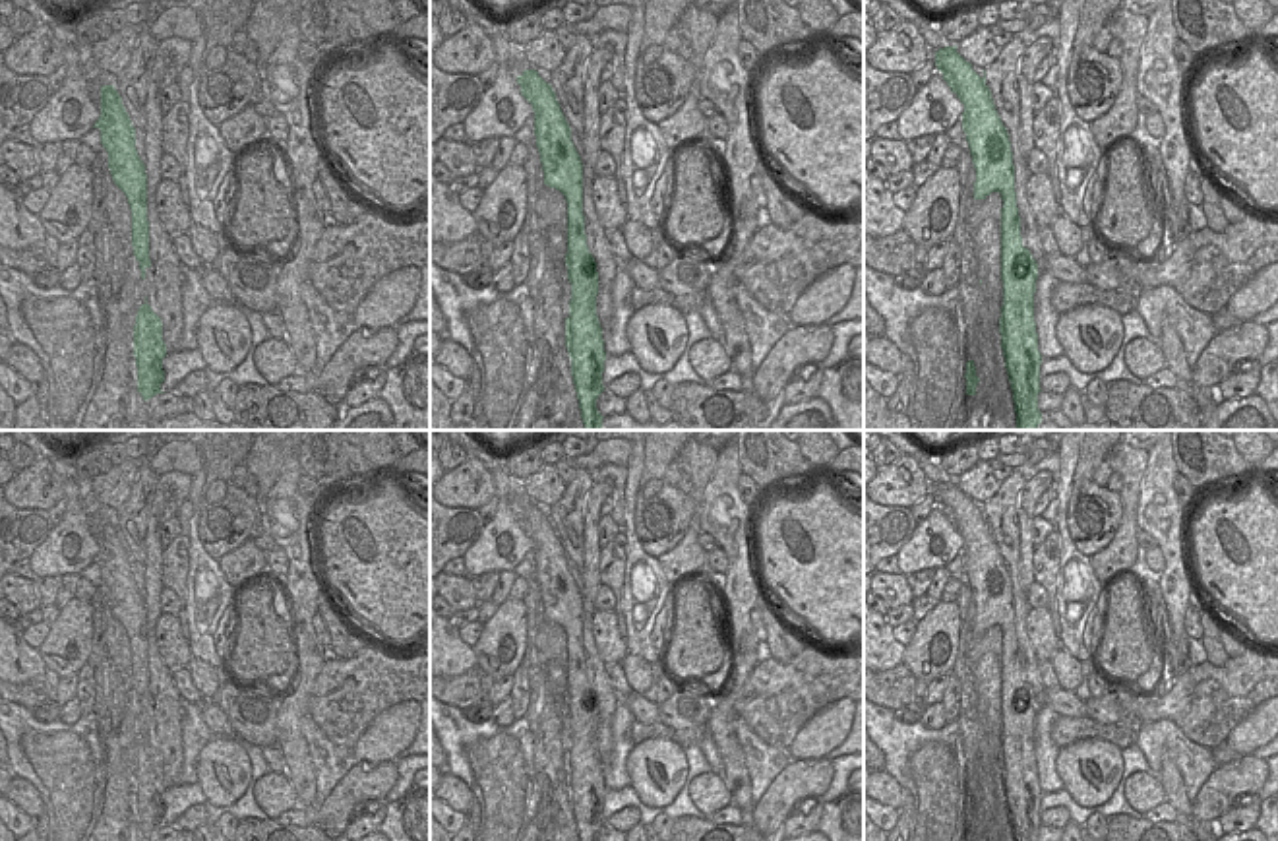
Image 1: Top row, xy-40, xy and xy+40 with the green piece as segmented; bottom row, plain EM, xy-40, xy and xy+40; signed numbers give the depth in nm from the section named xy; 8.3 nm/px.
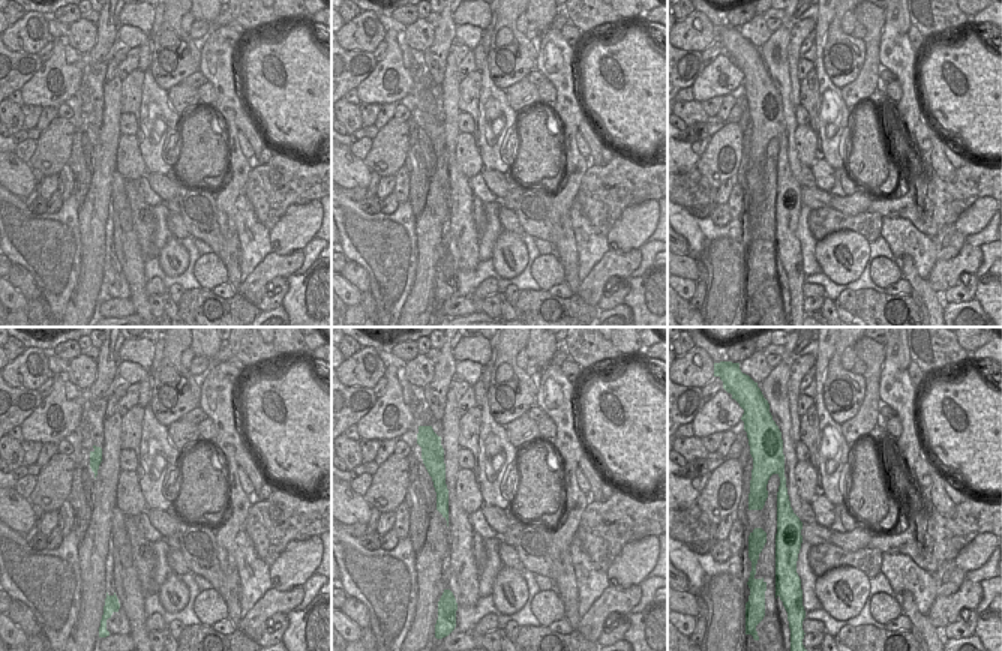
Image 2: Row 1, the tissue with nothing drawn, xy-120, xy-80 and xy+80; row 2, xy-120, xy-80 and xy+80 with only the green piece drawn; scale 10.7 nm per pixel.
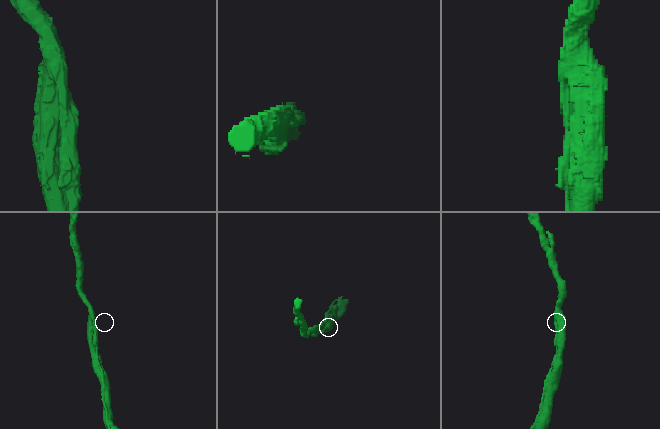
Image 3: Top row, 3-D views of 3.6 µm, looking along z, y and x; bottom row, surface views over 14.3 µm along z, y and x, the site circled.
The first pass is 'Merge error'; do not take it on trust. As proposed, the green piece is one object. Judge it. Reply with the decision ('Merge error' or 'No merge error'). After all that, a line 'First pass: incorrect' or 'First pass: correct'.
No merge error.
First pass: incorrect

